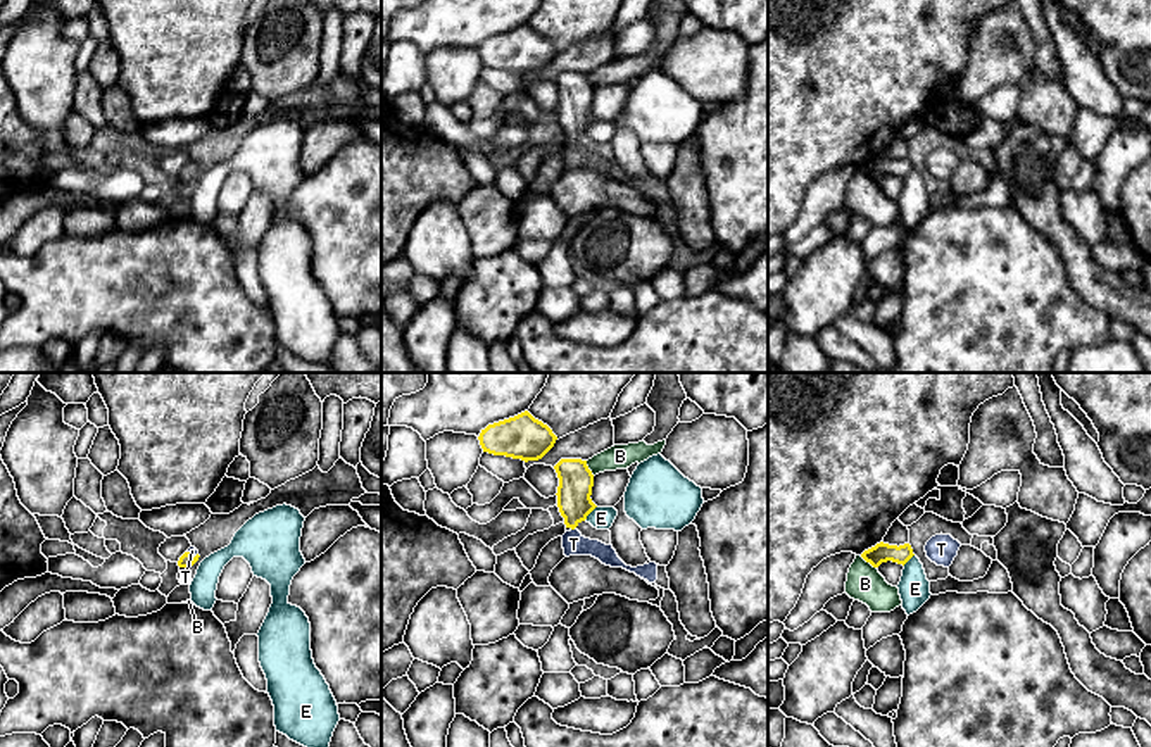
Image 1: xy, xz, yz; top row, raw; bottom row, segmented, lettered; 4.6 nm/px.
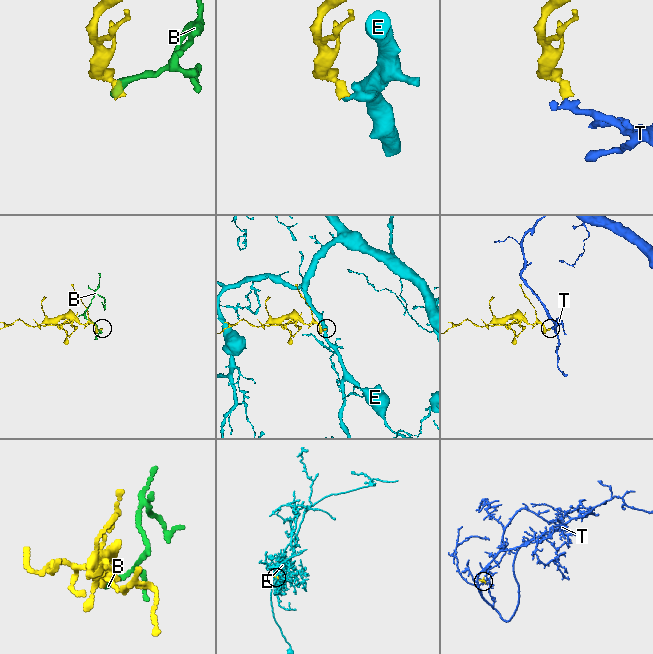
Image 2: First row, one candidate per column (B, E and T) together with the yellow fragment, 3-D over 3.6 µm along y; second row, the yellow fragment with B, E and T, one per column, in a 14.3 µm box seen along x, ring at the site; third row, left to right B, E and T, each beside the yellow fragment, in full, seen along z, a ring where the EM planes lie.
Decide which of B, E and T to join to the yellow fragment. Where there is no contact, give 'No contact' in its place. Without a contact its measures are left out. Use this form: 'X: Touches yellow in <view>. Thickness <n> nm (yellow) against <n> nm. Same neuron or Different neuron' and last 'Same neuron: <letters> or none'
B: Touches yellow in yz. Thickness 90 nm (yellow) against 170 nm. Different neuron
E: Touches yellow in xz. Thickness 160 nm (yellow) against 110 nm. Different neuron
T: Touches yellow in xz. Thickness 160 nm (yellow) against 110 nm. Same neuron
Same neuron: T

